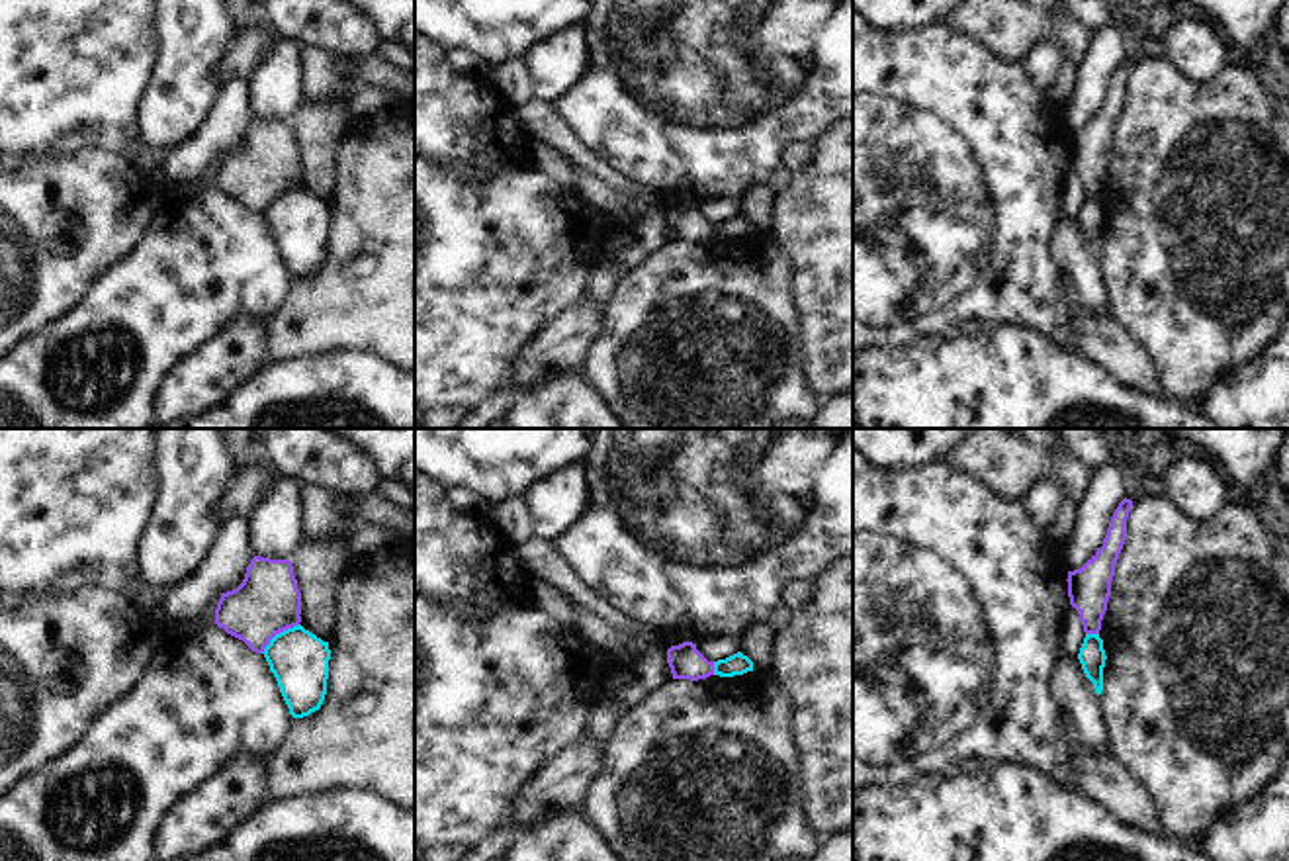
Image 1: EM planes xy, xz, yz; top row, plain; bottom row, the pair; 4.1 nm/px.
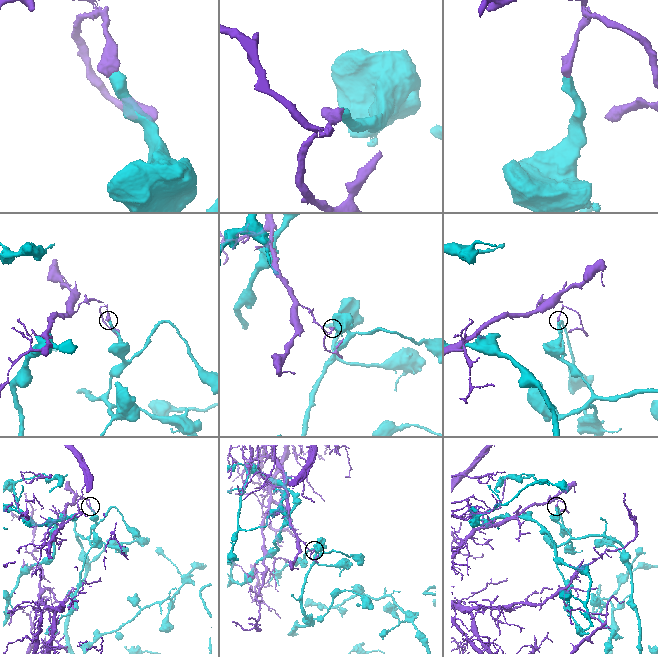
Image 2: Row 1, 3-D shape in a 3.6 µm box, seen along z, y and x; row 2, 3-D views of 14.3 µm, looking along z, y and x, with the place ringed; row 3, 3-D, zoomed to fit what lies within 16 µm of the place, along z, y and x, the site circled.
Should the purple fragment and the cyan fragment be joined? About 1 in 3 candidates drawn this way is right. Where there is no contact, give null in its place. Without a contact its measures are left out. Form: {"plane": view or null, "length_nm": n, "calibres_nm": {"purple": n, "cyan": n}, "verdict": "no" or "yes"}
{"plane": "xy", "length_nm": 200, "calibres_nm": {"purple": 260, "cyan": 240}, "verdict": "no"}

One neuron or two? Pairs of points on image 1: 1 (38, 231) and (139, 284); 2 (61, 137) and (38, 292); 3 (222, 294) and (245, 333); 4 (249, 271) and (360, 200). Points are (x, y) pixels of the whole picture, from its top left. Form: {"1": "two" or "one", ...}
{"1": "two", "2": "two", "3": "two", "4": "two"}

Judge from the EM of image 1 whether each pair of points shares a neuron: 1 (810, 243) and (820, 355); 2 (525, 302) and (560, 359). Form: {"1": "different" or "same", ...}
{"1": "same", "2": "different"}

